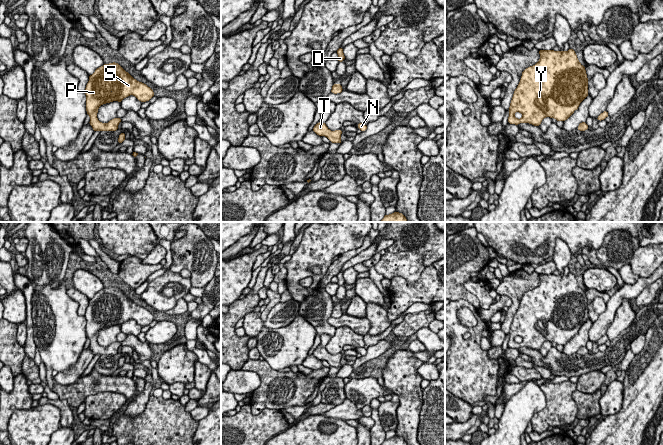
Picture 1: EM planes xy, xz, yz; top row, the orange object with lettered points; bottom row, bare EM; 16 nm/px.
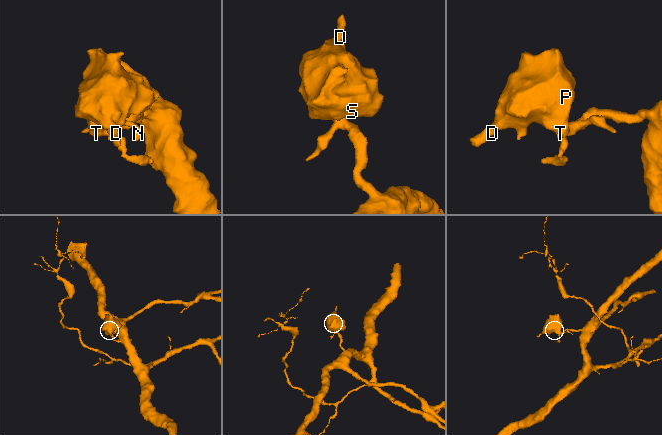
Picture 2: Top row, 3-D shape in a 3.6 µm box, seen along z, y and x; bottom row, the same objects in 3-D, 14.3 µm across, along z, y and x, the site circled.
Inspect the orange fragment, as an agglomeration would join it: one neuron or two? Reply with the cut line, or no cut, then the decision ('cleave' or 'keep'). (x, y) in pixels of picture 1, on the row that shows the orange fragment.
no cut; keep

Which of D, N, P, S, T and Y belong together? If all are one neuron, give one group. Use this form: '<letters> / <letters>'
D N P S T Y

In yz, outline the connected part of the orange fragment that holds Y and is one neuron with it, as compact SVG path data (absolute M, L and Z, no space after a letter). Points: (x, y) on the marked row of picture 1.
M573 49L565 51L539 50L540 60L522 72L519 85L514 91L508 123L529 123L540 126L545 117L557 121L567 120L588 96L588 78Z

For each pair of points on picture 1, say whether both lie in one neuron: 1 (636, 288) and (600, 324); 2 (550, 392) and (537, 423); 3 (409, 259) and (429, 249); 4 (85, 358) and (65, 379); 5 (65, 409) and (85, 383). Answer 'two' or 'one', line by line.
1: one
2: one
3: two
4: one
5: two

